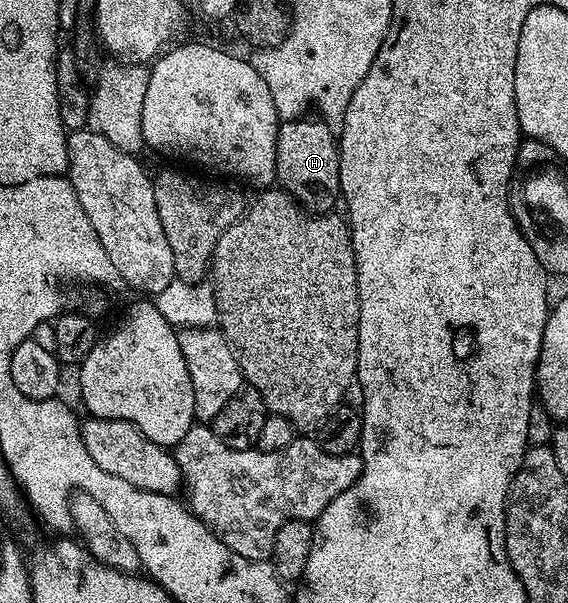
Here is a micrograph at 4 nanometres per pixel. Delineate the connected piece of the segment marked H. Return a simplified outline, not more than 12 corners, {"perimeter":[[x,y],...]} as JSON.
{"perimeter":[[322,119],[280,123],[275,178],[300,208],[341,200],[337,136]]}

